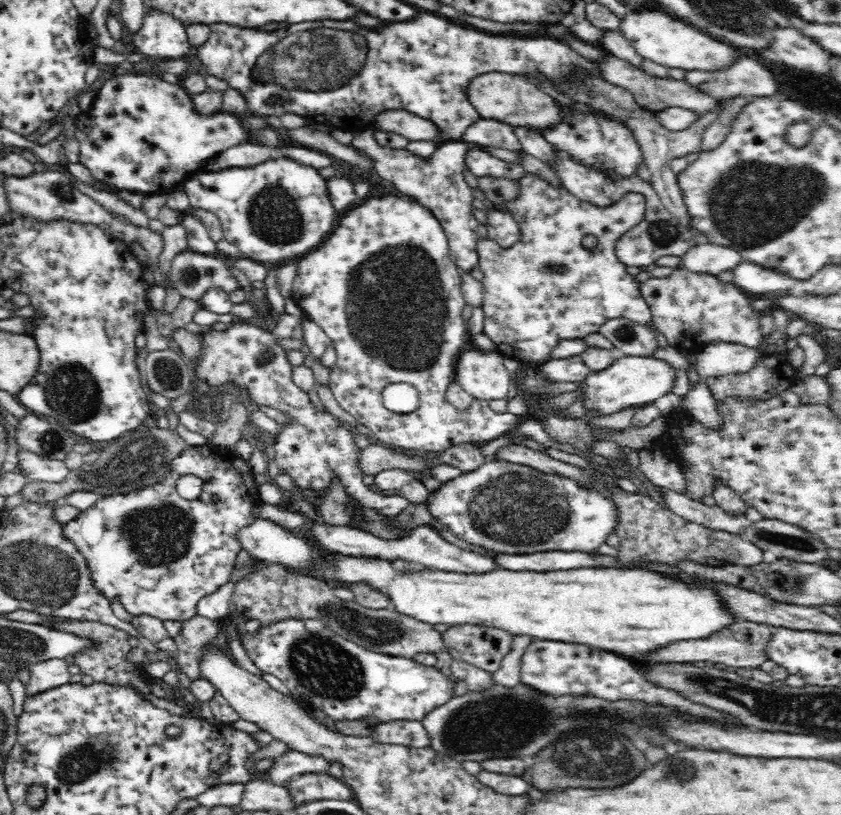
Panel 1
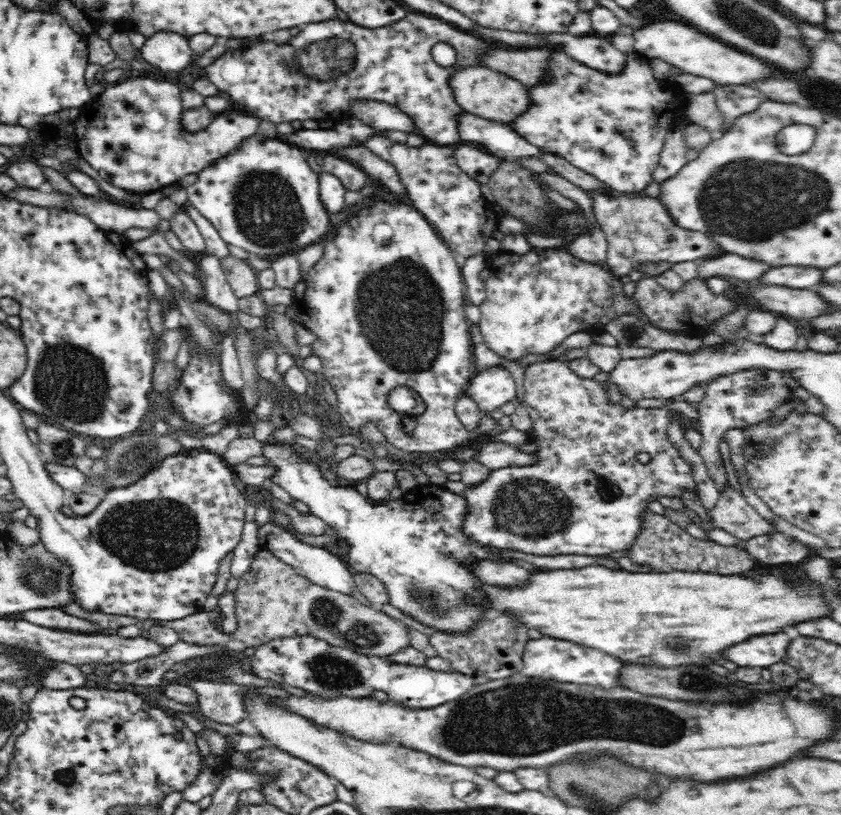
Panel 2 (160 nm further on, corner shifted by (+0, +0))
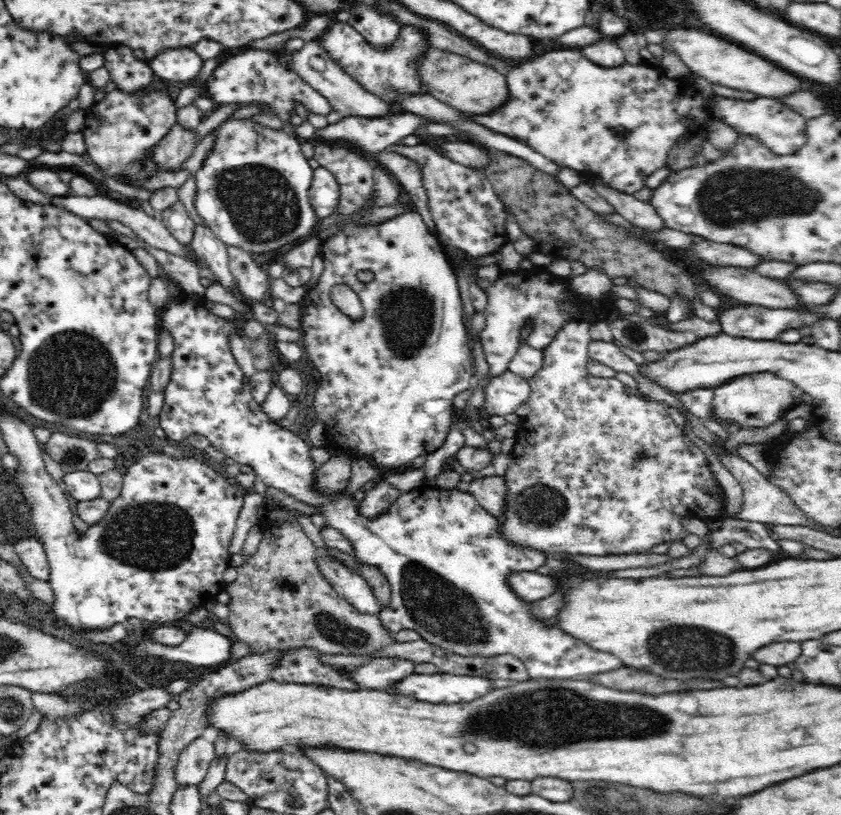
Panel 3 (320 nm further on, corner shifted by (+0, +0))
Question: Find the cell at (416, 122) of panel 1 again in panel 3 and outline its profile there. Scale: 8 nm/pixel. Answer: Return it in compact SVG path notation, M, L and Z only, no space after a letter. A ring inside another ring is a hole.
M315 40L305 42L299 51L294 51L287 66L298 73L314 90L319 91L320 95L328 99L332 110L336 110L341 116L374 118L390 114L390 106L384 102L384 99L372 94L354 80L340 64L321 49L320 44Z

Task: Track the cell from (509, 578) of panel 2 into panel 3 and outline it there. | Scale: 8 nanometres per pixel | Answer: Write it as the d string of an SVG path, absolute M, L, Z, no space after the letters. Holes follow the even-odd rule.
M536 571L512 573L507 581L515 594L528 603L552 596L552 586L556 586L556 580L552 580L550 576L542 576Z

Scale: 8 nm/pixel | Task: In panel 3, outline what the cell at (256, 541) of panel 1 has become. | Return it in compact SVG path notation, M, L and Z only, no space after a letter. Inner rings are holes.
M321 553L316 558L321 576L333 586L333 589L362 614L380 614L382 604L378 602L372 588L362 575L354 573L346 565L339 564L332 557Z

